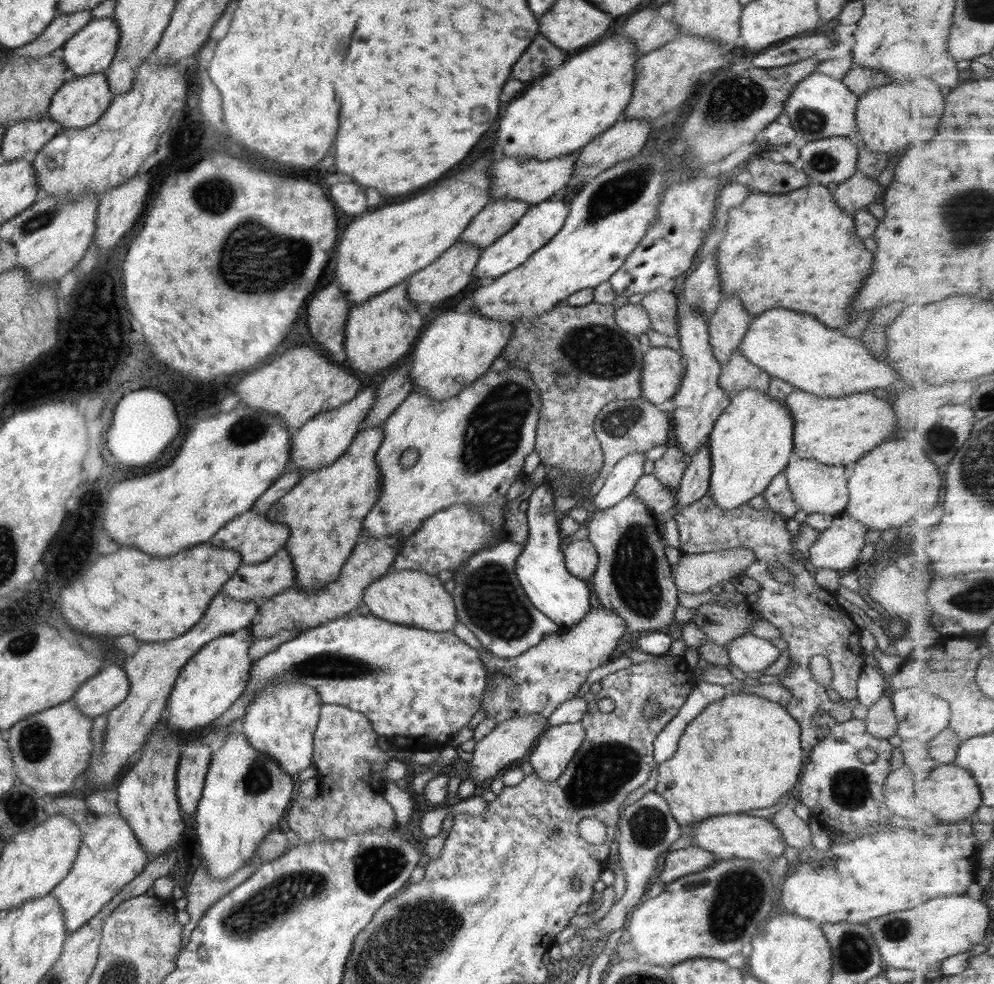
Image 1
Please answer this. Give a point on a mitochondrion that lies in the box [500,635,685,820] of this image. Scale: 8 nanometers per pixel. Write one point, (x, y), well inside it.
(600, 772)

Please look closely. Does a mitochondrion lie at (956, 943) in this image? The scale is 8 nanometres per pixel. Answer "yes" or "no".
no

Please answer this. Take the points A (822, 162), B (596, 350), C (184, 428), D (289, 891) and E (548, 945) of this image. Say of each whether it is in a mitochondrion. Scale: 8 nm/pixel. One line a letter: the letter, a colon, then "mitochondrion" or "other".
A: mitochondrion
B: mitochondrion
C: other
D: mitochondrion
E: other

